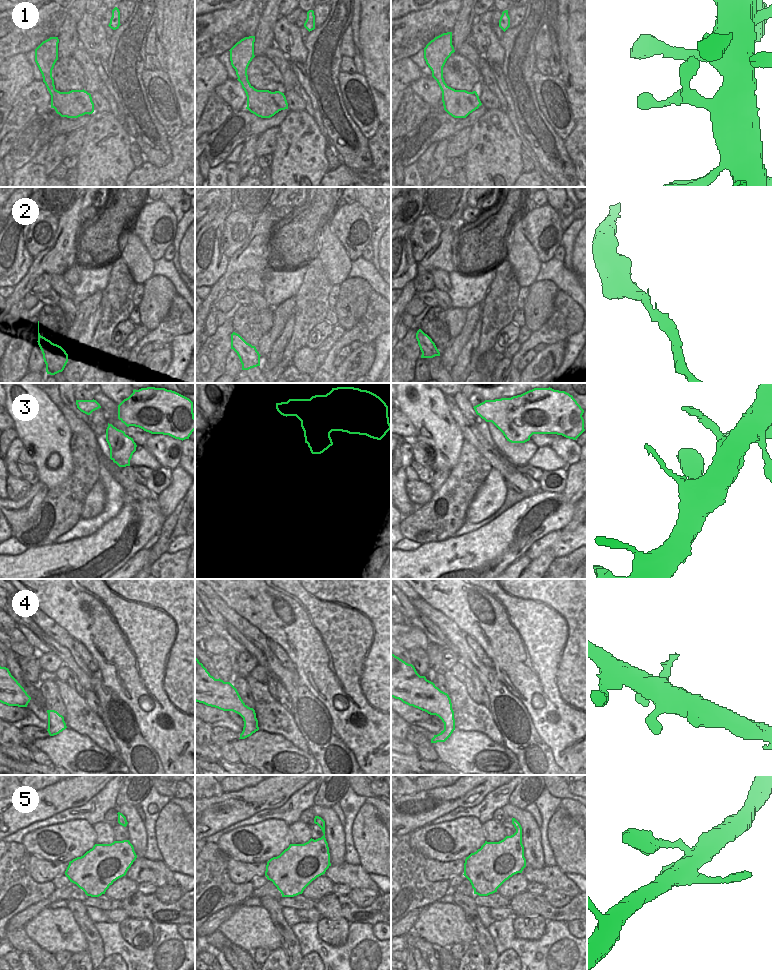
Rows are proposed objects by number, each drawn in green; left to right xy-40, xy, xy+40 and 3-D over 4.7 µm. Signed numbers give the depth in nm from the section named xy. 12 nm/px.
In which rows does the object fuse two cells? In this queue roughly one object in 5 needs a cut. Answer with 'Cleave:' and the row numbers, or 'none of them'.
Cleave: none of them

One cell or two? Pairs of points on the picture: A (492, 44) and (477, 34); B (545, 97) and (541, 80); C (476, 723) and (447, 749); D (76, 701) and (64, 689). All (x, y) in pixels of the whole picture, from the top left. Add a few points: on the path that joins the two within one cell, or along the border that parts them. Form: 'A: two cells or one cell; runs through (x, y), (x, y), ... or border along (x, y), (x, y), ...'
A: one cell; runs through (488, 41), (481, 34)
B: one cell; runs through (545, 93), (545, 86), (543, 84)
C: two cells; border along (455, 728), (481, 731), (489, 738)
D: one cell; runs through (73, 698), (67, 692)

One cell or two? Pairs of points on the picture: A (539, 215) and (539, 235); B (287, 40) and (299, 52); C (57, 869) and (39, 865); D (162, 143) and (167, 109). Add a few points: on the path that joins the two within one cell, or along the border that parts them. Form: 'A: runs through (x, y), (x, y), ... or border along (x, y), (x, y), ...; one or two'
A: runs through (539, 220), (539, 230); one
B: runs through (290, 43), (296, 49); one
C: runs through (53, 869), (43, 869); one
D: border along (151, 109), (169, 139); two

